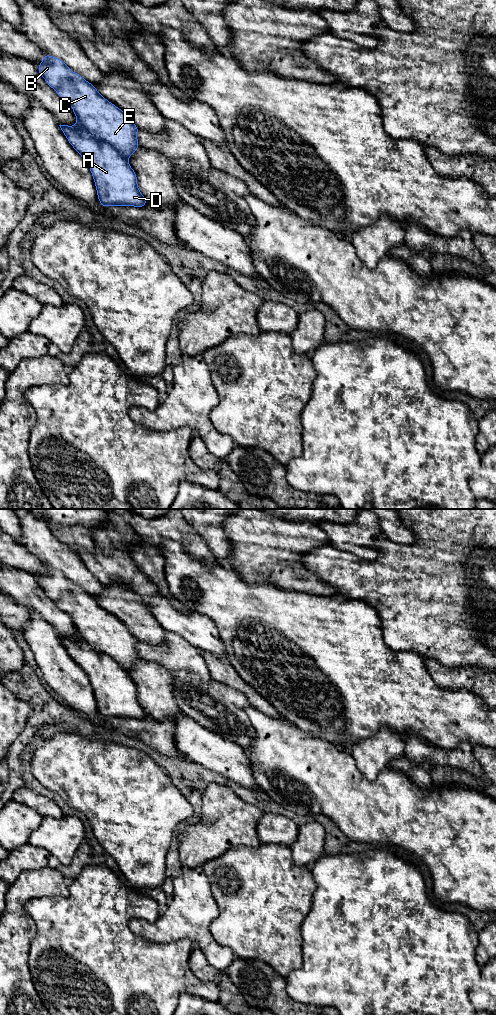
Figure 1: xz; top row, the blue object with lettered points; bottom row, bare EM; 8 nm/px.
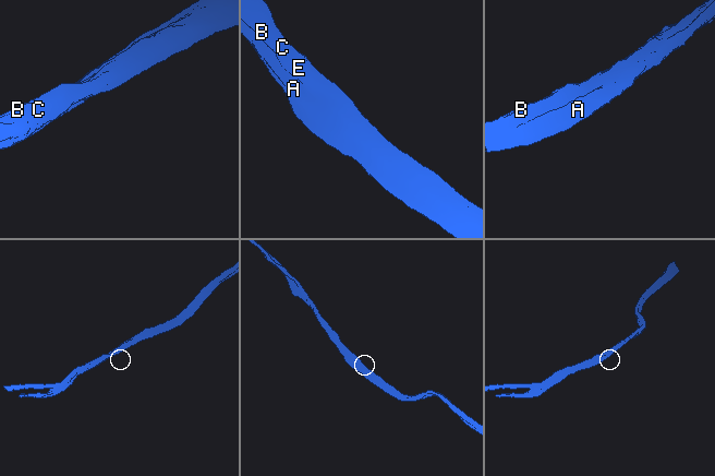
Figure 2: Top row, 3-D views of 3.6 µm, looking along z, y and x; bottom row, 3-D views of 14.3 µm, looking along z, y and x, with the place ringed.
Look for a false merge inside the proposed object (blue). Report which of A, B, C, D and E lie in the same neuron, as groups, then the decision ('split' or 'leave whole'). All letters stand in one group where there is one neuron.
groups A D / B C E; split

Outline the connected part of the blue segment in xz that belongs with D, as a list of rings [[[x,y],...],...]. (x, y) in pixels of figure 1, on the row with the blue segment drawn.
[[[76,121],[74,127],[59,126],[68,142],[89,166],[100,205],[104,208],[141,208],[148,203],[139,191],[135,171],[117,150],[110,144],[94,138],[79,121]]]

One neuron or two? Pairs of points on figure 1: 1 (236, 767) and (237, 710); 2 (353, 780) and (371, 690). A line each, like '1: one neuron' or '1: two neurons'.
1: two neurons
2: two neurons

